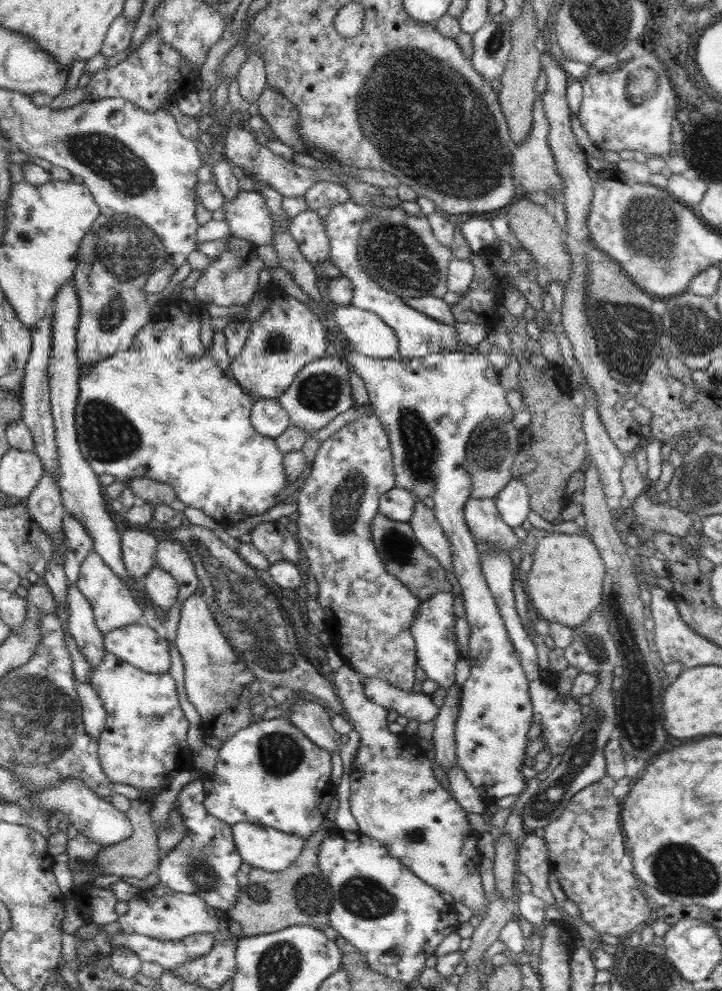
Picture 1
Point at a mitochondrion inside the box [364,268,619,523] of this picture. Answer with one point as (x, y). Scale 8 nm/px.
(420, 447)

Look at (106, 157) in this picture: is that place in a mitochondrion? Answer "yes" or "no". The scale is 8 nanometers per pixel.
yes

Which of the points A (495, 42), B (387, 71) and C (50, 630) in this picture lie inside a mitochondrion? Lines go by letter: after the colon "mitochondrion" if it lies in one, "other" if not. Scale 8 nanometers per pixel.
A: mitochondrion
B: mitochondrion
C: other

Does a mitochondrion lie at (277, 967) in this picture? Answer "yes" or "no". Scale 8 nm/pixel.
yes

